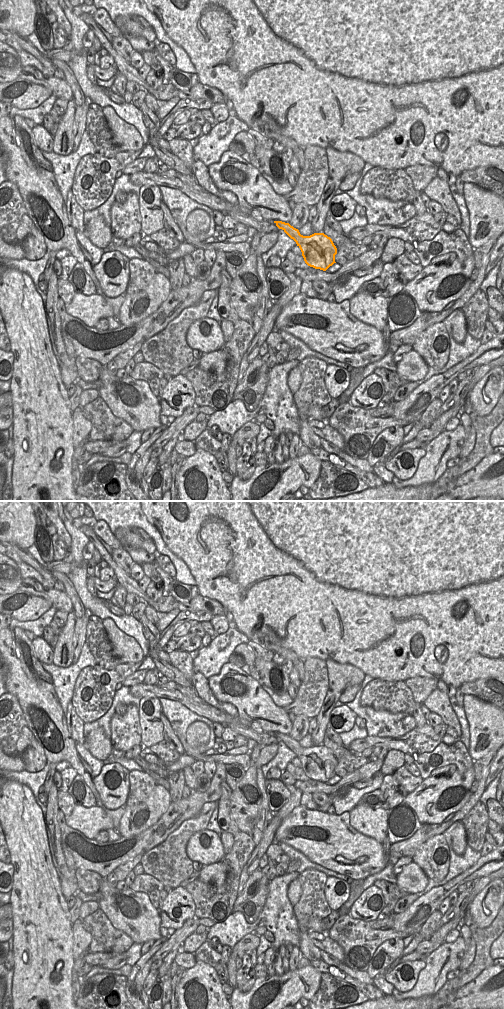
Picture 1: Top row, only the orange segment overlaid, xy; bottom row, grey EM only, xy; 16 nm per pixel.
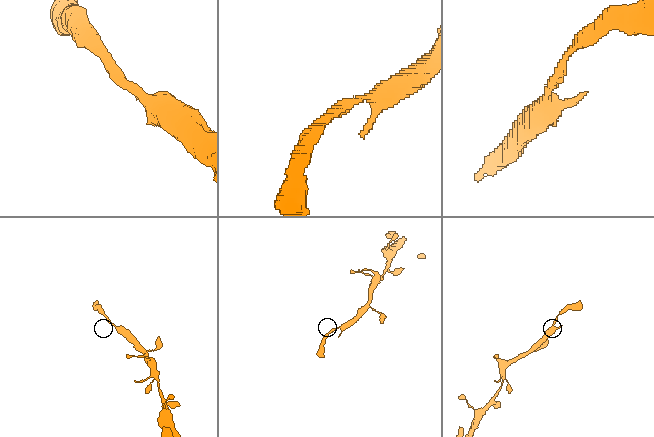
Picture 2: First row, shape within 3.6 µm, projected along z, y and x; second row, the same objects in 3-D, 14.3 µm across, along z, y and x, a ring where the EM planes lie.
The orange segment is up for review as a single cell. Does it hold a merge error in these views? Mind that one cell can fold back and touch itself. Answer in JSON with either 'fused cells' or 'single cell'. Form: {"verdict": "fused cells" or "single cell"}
{"verdict": "single cell"}

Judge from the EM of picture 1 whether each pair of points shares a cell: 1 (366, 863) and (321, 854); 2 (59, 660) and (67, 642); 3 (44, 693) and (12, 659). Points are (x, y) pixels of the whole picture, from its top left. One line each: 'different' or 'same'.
1: same
2: same
3: same

